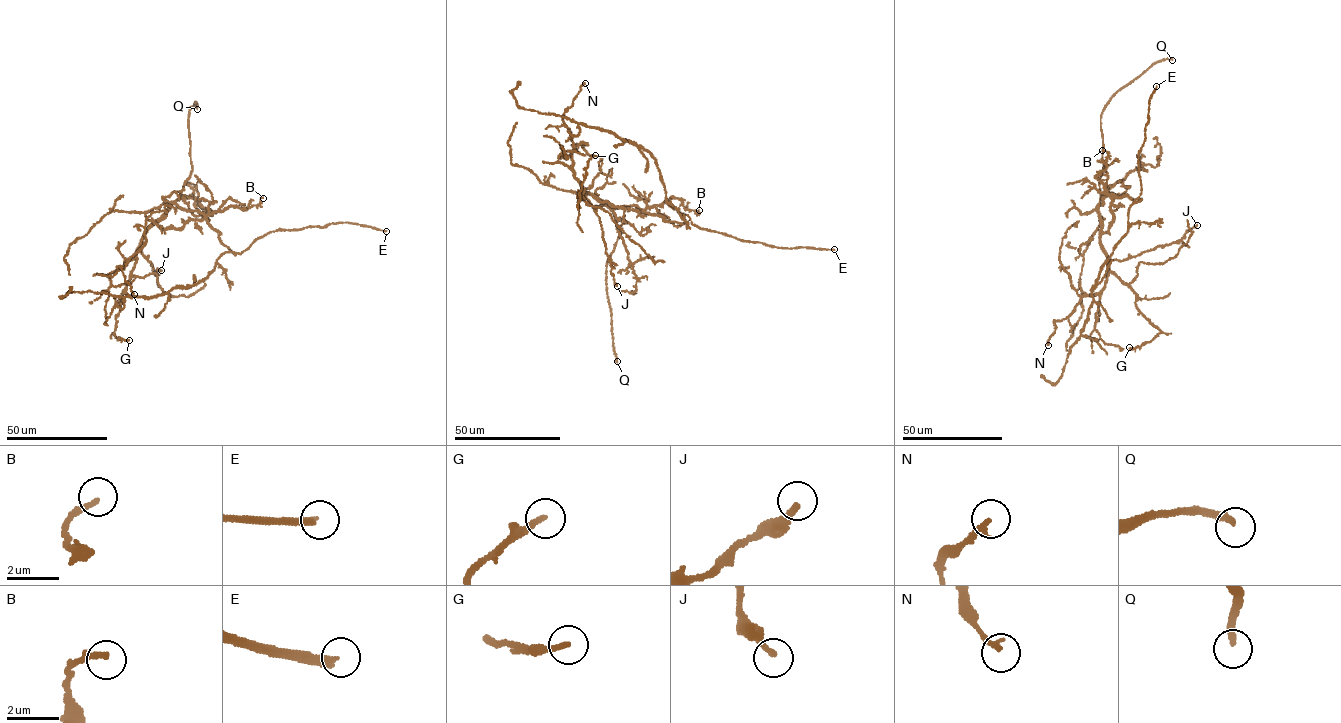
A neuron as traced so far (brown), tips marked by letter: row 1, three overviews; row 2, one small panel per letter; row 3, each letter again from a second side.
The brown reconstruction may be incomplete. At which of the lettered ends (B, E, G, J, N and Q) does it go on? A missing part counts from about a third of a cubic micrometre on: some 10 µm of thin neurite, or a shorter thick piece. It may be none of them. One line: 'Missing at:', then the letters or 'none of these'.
Missing at: E

